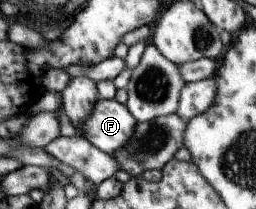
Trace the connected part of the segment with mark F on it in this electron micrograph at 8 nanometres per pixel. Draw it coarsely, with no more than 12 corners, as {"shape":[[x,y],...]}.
{"shape":[[98,98],[80,126],[92,146],[112,155],[136,123],[125,105]]}

